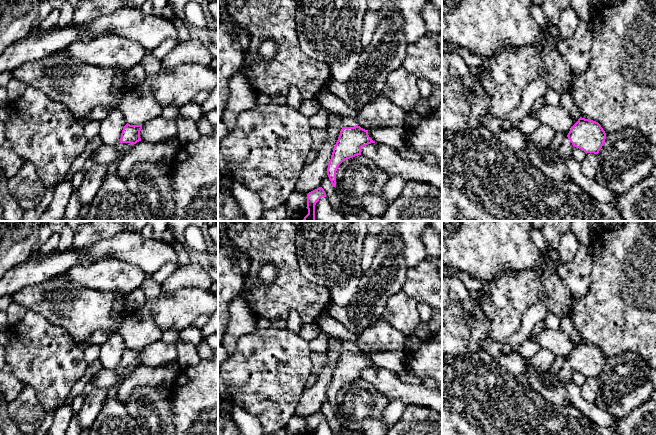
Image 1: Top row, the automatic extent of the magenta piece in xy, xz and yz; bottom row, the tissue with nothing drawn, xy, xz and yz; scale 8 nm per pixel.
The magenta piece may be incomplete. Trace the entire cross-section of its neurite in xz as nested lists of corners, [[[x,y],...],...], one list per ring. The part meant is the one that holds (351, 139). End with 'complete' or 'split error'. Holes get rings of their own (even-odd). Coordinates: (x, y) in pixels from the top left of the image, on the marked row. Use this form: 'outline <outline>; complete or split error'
outline [[[342,116],[342,129],[333,148],[327,168],[327,175],[333,187],[336,186],[336,171],[339,165],[347,159],[361,155],[361,148],[375,143],[365,130],[357,125],[354,118]]]; split error

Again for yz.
outline [[[580,117],[571,127],[557,151],[566,163],[572,156],[575,147],[583,150],[586,154],[598,154],[605,139],[606,133],[598,122]]]; split error

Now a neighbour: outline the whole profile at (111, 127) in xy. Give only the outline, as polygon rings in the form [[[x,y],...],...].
[[[117,108],[100,121],[99,136],[103,145],[117,146],[120,142],[123,127],[127,124],[122,112]]]

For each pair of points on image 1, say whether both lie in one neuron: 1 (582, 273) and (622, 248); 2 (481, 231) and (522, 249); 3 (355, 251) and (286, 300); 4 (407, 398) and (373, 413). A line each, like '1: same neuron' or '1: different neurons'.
1: different neurons
2: same neuron
3: different neurons
4: different neurons

